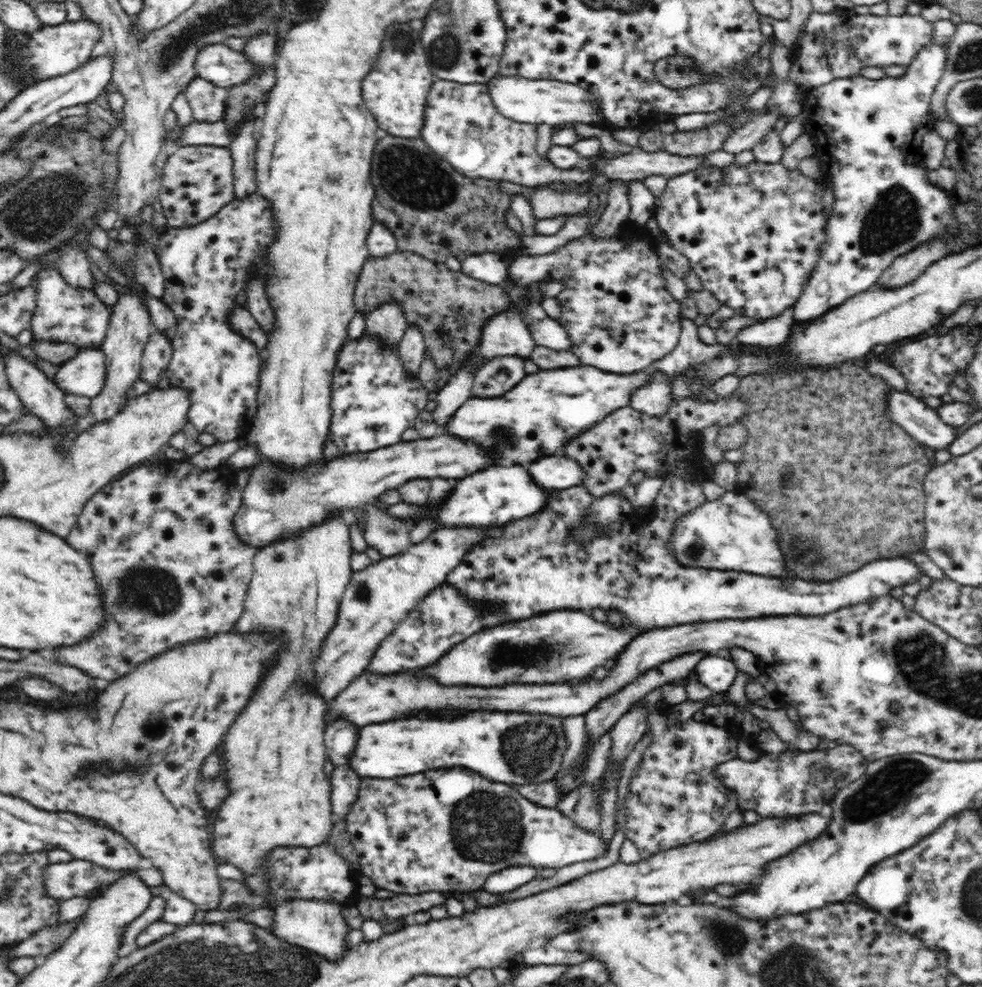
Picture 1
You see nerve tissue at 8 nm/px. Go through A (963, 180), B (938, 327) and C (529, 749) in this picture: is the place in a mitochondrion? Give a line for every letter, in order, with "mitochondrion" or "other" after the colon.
A: other
B: other
C: mitochondrion

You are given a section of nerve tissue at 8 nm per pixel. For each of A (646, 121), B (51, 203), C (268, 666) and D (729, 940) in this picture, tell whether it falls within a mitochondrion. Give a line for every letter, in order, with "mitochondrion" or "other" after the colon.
A: other
B: mitochondrion
C: other
D: mitochondrion

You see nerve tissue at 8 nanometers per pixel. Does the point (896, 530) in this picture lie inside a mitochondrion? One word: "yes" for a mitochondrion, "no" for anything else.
no

